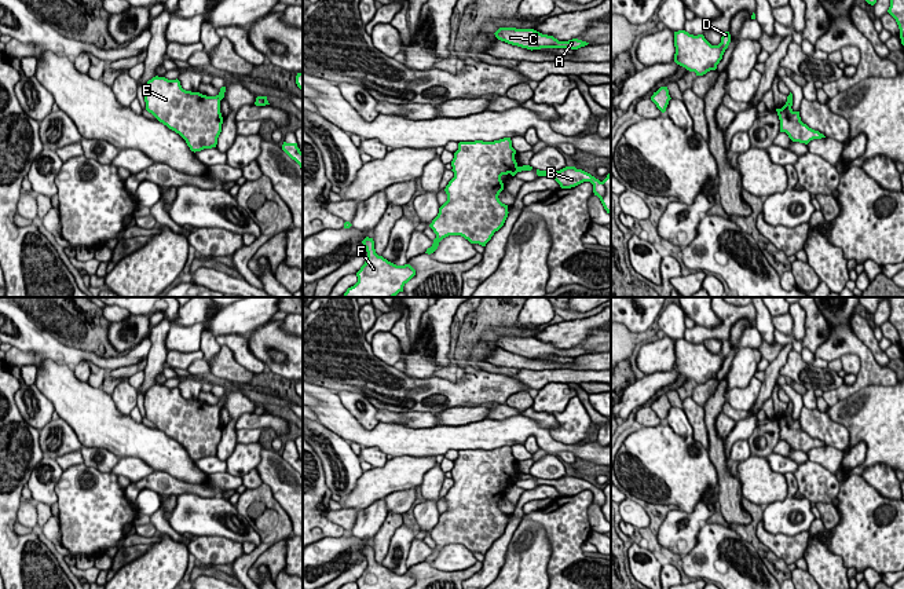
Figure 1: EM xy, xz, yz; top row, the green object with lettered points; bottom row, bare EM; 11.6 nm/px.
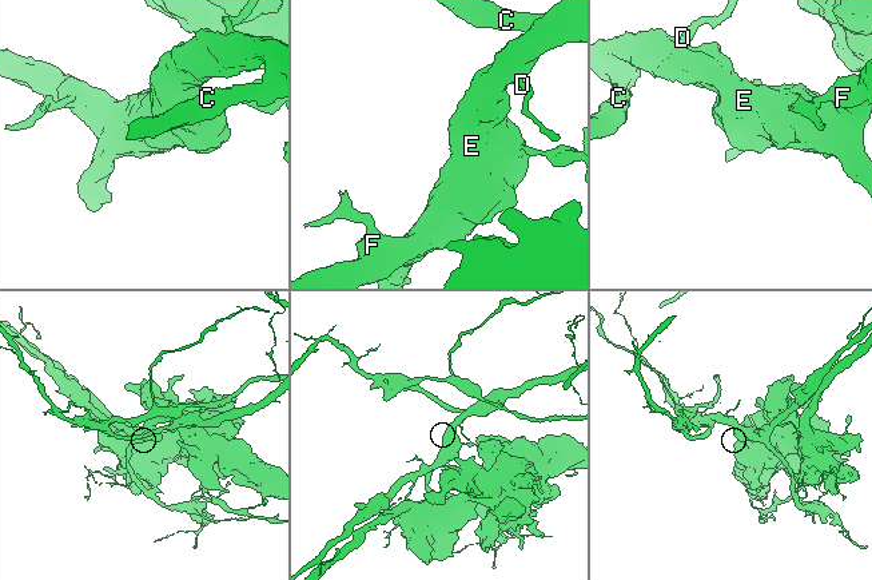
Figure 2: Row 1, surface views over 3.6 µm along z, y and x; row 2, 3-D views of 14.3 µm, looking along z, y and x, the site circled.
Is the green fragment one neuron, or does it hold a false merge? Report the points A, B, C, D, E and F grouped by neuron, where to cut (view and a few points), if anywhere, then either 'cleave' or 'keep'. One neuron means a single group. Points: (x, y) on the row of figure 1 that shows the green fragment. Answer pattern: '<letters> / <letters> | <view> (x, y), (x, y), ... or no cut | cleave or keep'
A C D E F / B | xz (524, 165), (530, 168) | cleave

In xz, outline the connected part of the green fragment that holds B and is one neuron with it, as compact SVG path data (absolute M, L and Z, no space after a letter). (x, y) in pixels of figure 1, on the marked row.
M566 167L560 171L550 172L537 169L537 175L553 178L561 189L571 189L583 182L590 182L593 184L594 195L600 198L604 209L611 215L611 172L603 182L582 169L577 169L575 167Z

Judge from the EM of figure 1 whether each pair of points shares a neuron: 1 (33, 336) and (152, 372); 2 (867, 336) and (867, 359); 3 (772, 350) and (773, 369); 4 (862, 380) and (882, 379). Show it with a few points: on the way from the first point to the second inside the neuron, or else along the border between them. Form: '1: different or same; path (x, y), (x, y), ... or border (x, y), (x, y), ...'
1: different; border (149, 337), (150, 347), (146, 359)
2: different; border (849, 321), (853, 333), (885, 368)
3: different; border (783, 346), (769, 363)
4: same; path (867, 379), (877, 379)

